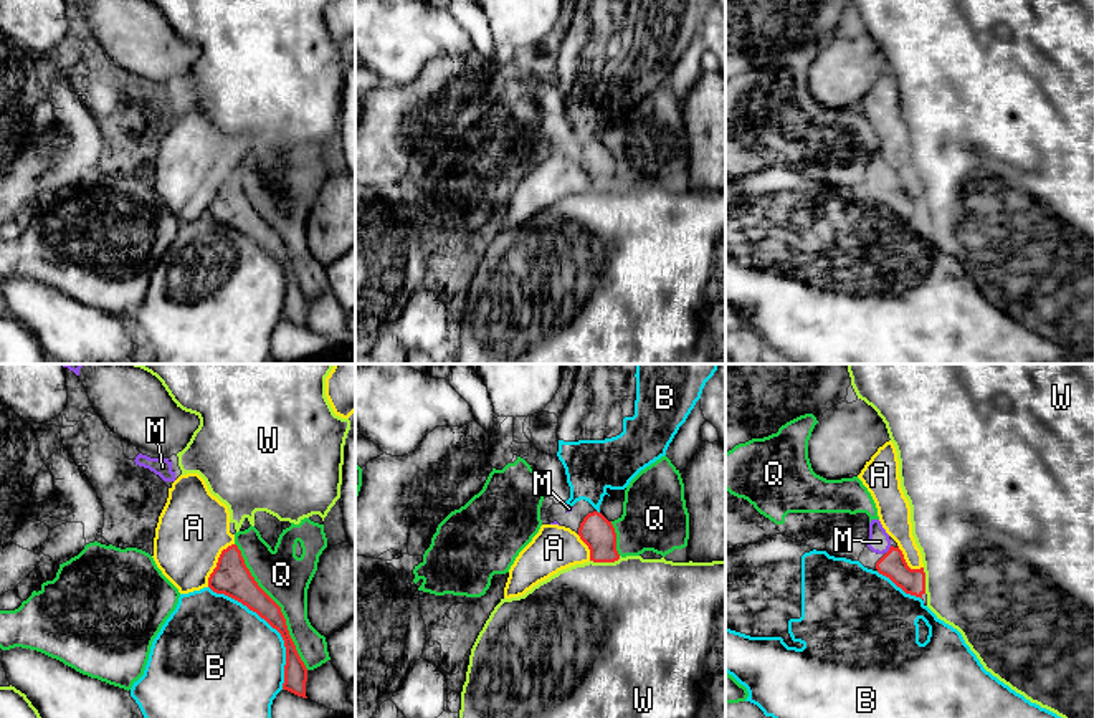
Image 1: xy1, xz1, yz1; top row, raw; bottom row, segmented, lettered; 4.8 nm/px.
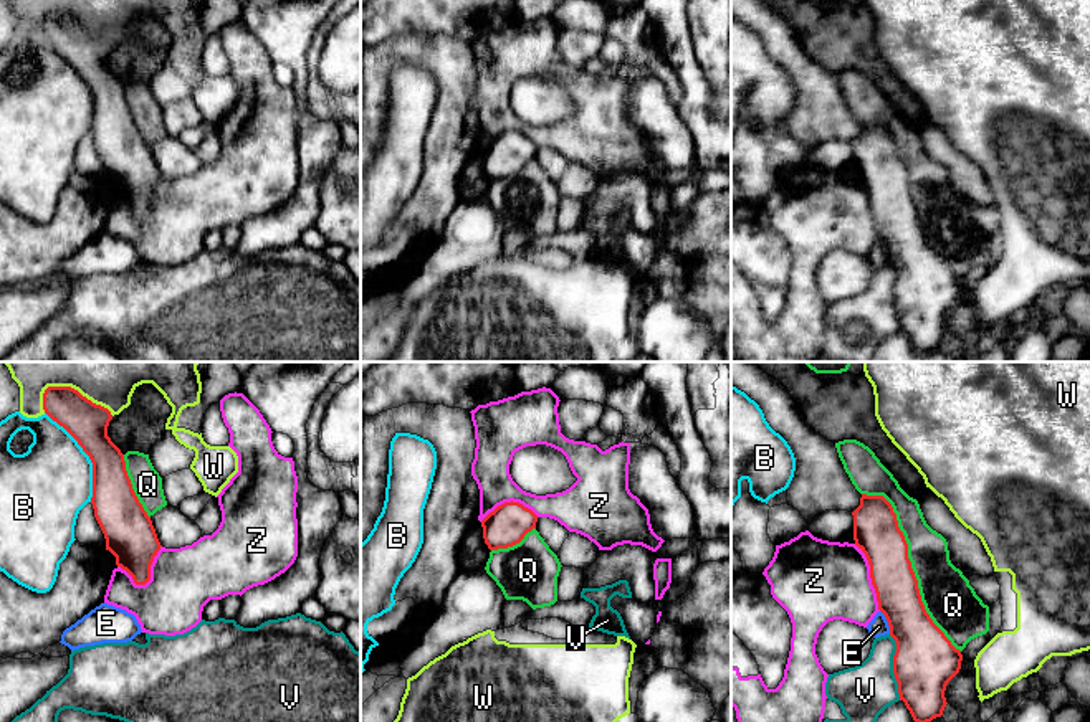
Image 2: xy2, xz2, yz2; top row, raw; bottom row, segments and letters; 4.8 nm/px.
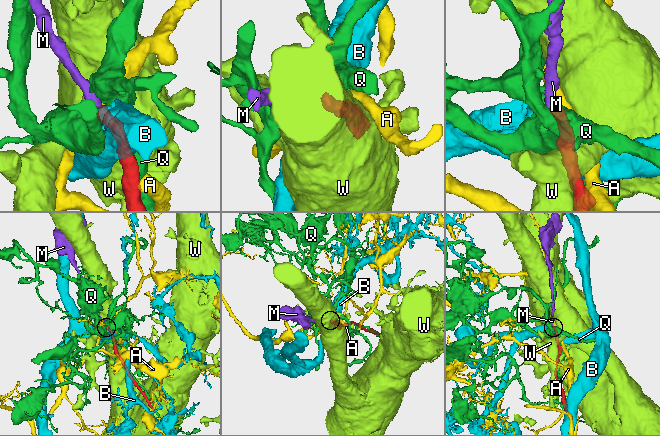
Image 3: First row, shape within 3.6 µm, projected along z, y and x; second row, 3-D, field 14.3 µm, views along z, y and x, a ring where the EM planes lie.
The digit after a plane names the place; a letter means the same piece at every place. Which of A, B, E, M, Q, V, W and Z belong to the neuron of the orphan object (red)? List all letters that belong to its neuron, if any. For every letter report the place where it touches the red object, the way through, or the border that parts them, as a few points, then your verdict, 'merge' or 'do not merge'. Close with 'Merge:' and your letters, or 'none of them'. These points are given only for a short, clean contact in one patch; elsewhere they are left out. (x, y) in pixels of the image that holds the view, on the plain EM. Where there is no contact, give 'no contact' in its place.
A: contact xy1 (217, 192); border xy1 (233, 172), (222, 181), (207, 215); do not merge
B: contact xy1 (271, 255); do not merge
E: contact yz2 (887, 250); border yz2 (880, 240), (890, 263); do not merge
M: contact yz1 (889, 179); way yz1 (893, 194), (889, 179), (879, 171); merge
Q: contact yz2 (910, 194); do not merge
V: contact yz2 (893, 298); do not merge
W: contact xy2 (76, 20); do not merge
Z: contact xy2 (149, 208); do not merge
Merge: M

